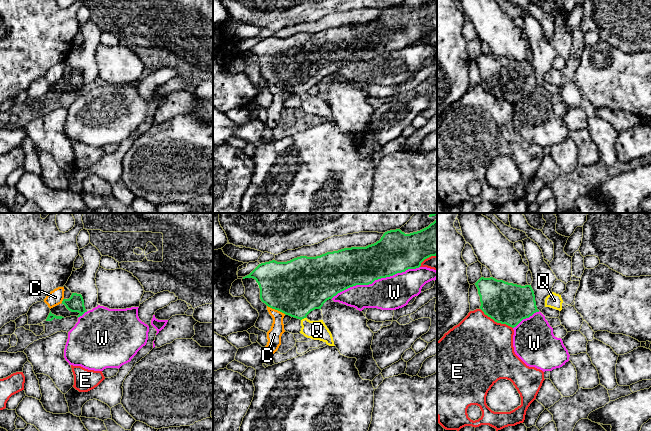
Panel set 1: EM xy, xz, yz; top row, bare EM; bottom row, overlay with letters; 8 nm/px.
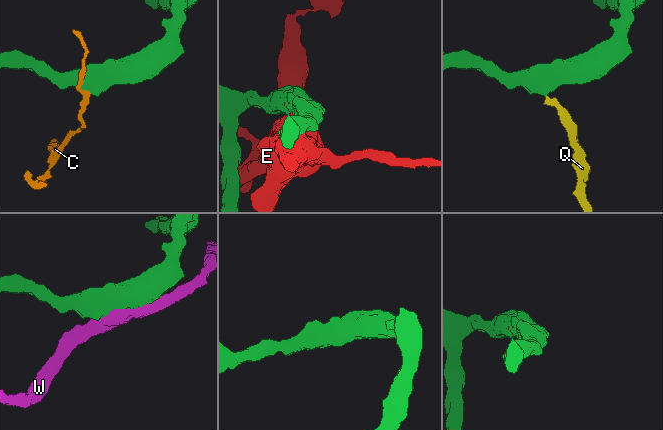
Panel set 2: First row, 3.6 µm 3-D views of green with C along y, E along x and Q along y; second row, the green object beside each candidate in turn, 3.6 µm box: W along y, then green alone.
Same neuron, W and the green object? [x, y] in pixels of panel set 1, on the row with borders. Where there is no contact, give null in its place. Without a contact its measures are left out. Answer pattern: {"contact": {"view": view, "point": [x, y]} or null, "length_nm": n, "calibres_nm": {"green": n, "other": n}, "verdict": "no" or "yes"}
{"contact": {"view": "xz", "point": [375, 279]}, "length_nm": 750, "calibres_nm": {"green": 320, "other": 260}, "verdict": "no"}

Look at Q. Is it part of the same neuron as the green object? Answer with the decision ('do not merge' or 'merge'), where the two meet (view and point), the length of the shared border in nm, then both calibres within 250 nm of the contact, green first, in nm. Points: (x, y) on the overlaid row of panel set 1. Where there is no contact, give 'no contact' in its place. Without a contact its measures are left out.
merge | xz (303, 318) | 50 nm | 440/160 nm

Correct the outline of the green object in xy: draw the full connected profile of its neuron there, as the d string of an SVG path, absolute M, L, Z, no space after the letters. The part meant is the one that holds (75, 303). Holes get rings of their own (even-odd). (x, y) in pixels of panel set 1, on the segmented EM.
M72 293L69 299L63 299L62 304L71 312L78 312L77 317L82 316L87 310L84 306L84 300L81 294Z

